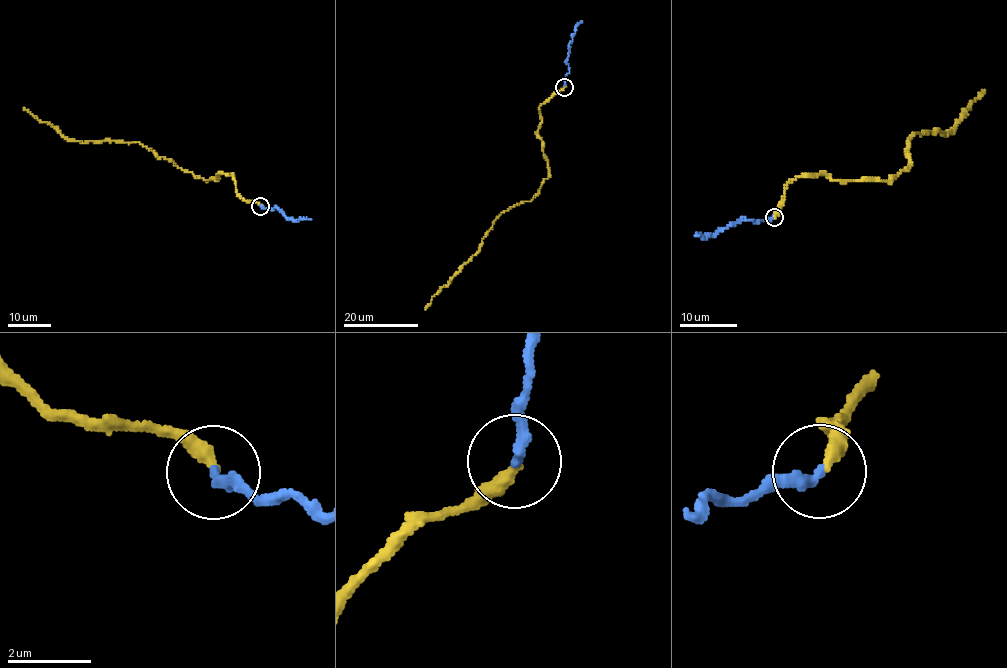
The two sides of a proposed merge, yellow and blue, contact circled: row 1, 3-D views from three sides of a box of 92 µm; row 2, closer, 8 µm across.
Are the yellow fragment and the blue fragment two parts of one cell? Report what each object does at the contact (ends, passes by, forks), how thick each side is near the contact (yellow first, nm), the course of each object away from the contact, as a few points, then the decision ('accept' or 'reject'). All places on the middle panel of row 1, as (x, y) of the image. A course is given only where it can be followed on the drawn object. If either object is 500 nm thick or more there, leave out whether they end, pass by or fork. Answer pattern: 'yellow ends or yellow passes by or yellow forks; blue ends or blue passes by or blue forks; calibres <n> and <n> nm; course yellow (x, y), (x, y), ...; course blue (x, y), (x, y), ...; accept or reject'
yellow ends; blue ends; calibres 320 and 280 nm; course yellow (564, 87), (539, 110), (538, 136), (549, 175), (539, 192), (495, 219), (479, 249), (425, 309); course blue (564, 87), (569, 72), (566, 61), (569, 45), (575, 27), (582, 20); accept

